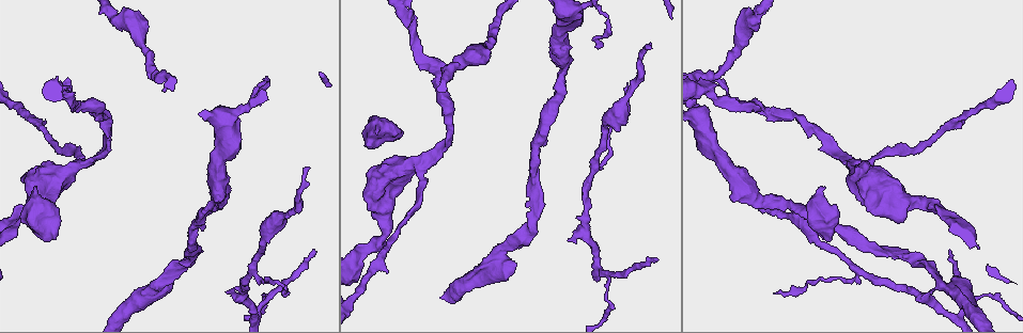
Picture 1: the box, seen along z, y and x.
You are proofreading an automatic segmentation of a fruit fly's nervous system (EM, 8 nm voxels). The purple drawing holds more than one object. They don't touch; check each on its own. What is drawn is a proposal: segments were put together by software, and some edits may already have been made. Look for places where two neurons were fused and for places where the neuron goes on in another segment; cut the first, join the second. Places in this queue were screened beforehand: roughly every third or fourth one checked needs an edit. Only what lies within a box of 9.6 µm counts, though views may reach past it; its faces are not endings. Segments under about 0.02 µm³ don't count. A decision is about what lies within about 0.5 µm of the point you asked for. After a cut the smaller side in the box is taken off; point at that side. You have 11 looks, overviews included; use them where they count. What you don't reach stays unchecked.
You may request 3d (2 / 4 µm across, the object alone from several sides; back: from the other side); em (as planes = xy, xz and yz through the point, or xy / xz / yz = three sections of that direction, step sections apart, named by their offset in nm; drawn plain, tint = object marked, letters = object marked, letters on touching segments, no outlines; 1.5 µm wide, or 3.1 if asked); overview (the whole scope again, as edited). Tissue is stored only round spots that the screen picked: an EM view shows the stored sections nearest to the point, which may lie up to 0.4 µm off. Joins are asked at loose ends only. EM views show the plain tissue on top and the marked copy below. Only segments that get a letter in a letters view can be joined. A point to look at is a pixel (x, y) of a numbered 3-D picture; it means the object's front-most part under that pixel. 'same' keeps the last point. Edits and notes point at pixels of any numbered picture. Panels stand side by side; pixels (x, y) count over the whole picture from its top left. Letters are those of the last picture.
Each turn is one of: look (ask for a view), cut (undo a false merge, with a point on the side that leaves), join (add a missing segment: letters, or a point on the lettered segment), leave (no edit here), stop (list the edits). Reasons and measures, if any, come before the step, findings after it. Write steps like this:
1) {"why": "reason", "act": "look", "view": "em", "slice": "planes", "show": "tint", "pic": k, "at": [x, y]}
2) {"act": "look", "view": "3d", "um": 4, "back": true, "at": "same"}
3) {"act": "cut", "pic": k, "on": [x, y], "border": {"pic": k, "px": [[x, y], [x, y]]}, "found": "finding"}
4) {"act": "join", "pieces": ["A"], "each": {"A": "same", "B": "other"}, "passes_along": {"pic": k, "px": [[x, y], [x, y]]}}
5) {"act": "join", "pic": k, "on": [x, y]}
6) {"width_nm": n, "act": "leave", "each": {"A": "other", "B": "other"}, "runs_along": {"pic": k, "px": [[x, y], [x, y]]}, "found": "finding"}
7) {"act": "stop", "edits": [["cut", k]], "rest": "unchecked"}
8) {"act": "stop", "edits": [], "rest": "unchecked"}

{"why": "thick turns thin", "act": "look", "view": "em", "slice": "xy", "step": 4, "show": "tint", "pic": 1, "at": [562, 60]}

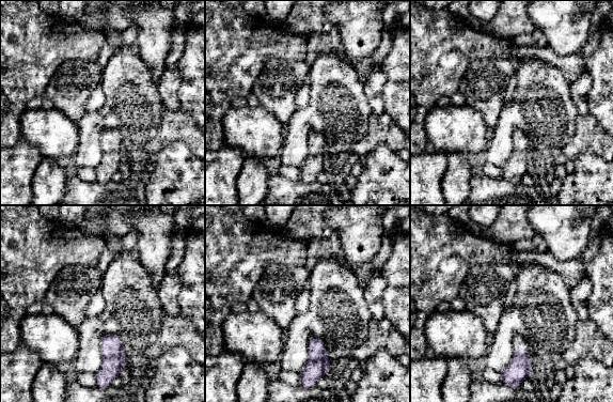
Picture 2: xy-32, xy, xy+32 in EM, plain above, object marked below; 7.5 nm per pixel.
{"why": "another direction", "act": "look", "view": "em", "slice": "planes", "show": "letters", "at": "same"}

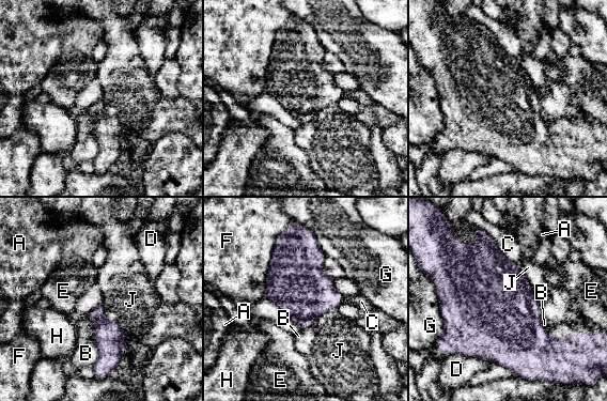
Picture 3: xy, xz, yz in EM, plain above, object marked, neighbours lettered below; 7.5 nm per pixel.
{"act": "leave", "each": {"A": "other", "B": "other", "C": "other", "D": "other", "E": "other", "F": "other", "G": "other", "H": "other", "J": "other"}, "border": {"pic": 3, "px": [[102, 304], [126, 339]]}, "found": "continuous, no second neuron"}

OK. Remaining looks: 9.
{"why": "tapers out", "act": "look", "view": "em", "slice": "xy", "step": 8, "show": "letters", "pic": 1, "at": [312, 252]}

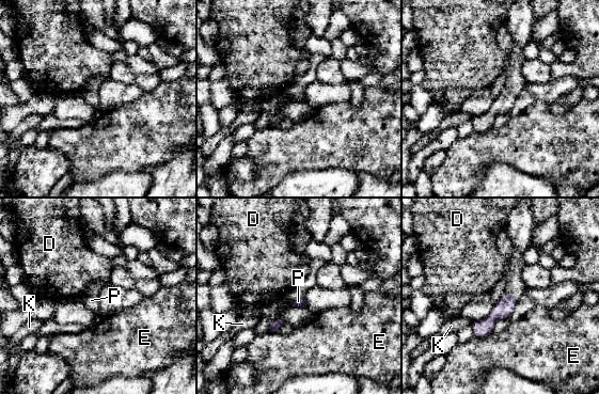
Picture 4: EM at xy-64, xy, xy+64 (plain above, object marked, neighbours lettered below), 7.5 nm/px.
{"why": "another direction", "act": "look", "view": "em", "slice": "planes", "show": "letters", "at": "same"}

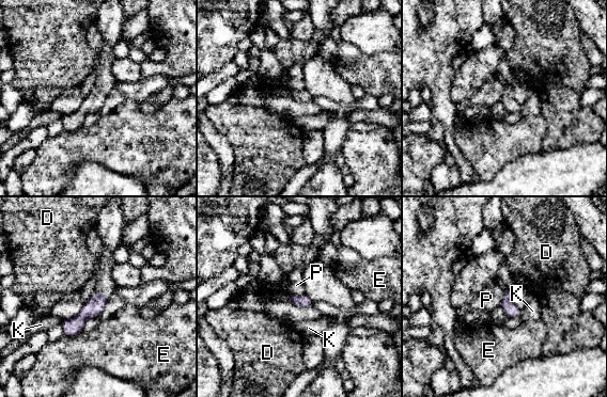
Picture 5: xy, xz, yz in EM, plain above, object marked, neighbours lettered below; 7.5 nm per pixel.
{"act": "leave", "each": {"D": "other", "E": "other", "K": "other", "P": "other"}, "runs_along": {"pic": 5, "px": [[105, 298], [100, 299], [65, 332]]}, "found": "none of them fits"}

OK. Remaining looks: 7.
{"act": "look", "view": "em", "slice": "xy", "step": 4, "show": "tint", "pic": 1, "at": [158, 285]}

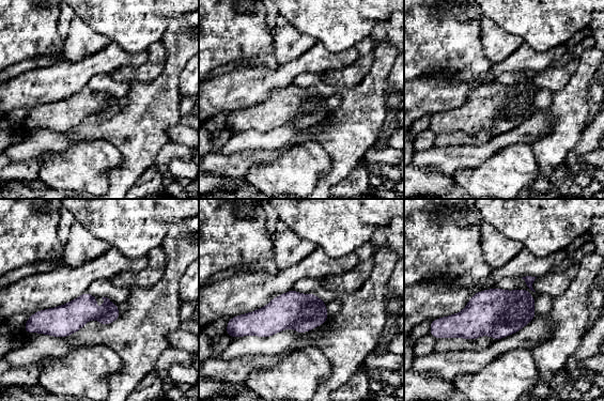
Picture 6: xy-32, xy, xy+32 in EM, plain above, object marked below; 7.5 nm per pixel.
{"act": "look", "view": "em", "slice": "xy", "step": 4, "show": "letters", "at": "same"}

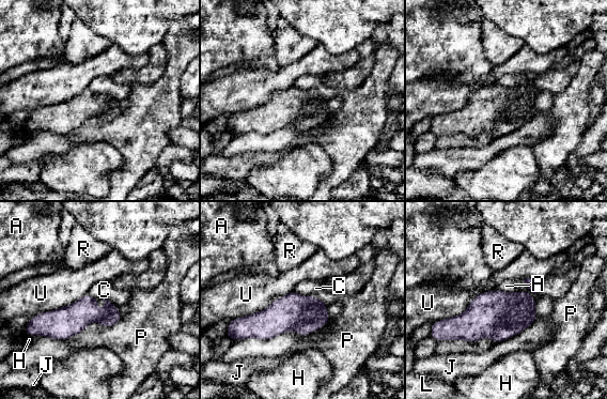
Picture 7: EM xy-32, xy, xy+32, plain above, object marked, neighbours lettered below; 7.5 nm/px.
{"width_nm": 220, "act": "leave", "each": {"A": "other", "C": "other", "H": "other", "J": "other", "L": "other", "P": "other", "R": "other", "U": "other"}, "runs_along": {"pic": 7, "px": [[118, 316], [28, 328]]}, "found": "one neuron here"}

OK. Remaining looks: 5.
{"why": "thick turns thin", "act": "look", "view": "3d", "um": 4, "pic": 1, "at": [458, 61]}

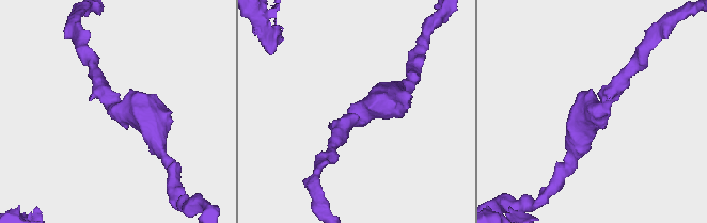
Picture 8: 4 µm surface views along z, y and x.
{"arm_widths_nm": [240, 440], "act": "look", "view": "em", "slice": "planes", "show": "tint", "pic": 8, "at": [595, 111]}

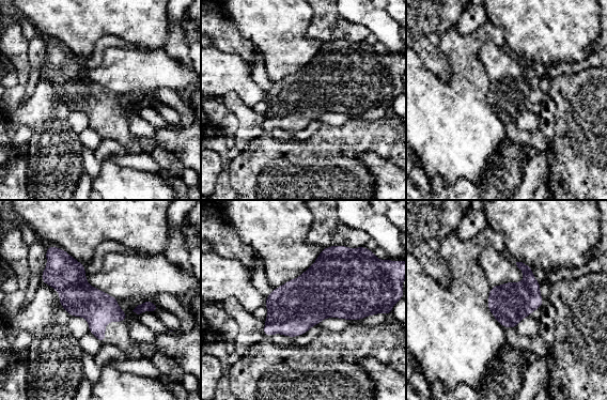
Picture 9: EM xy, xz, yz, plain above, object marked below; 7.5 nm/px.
{"act": "look", "view": "em", "slice": "planes", "show": "letters", "at": "same"}

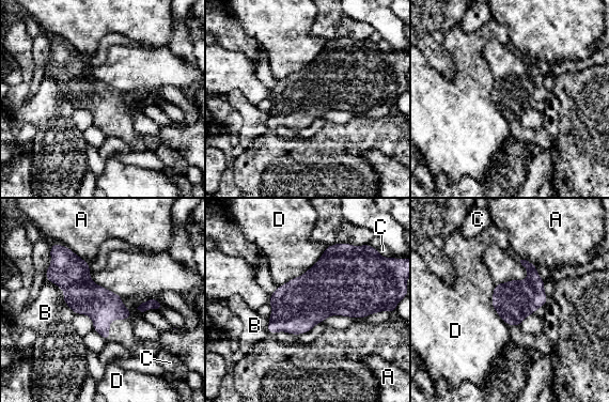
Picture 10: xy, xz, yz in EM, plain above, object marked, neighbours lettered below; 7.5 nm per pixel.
{"width_nm": 260, "act": "leave", "each": {"A": "other", "B": "other", "C": "other", "D": "other"}, "found": "continuous, no second neuron"}

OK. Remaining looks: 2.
{"act": "stop", "edits": [], "rest": "unchecked"}

